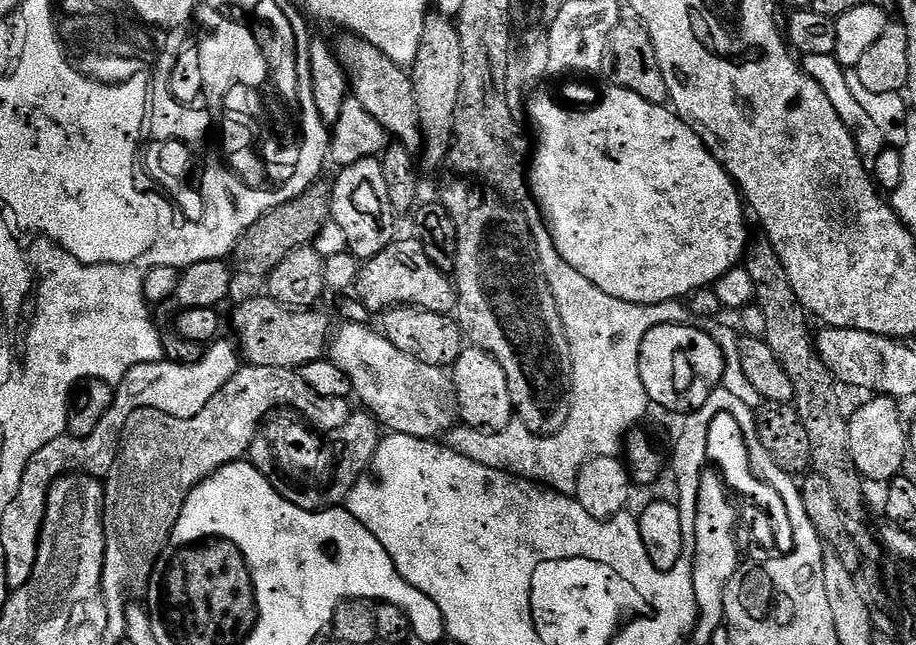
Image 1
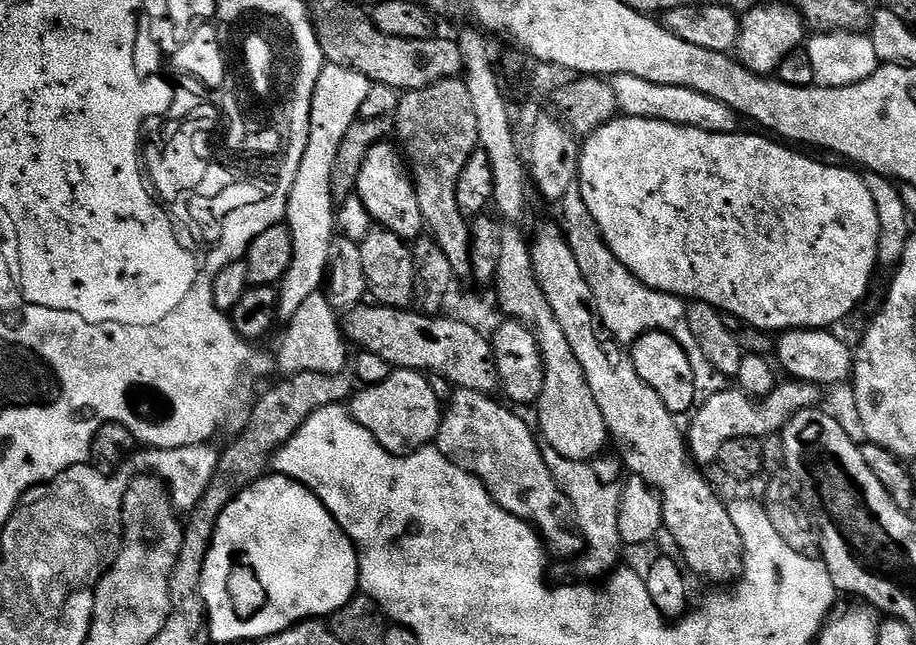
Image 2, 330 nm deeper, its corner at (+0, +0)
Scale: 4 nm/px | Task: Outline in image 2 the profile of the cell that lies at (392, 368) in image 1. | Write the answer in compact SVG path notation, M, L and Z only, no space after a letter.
M457 388L451 393L452 401L447 401L440 417L440 429L436 434L434 447L441 452L451 464L457 464L462 471L469 476L474 476L484 484L484 488L490 494L490 498L510 514L517 516L519 520L525 520L532 525L540 534L547 551L553 557L573 556L579 557L585 551L584 540L578 534L576 526L576 511L562 494L562 490L554 482L554 478L548 469L548 462L545 453L540 453L541 445L538 443L538 436L535 431L528 429L528 424L520 416L511 412L511 407L505 406L499 399L483 392Z

